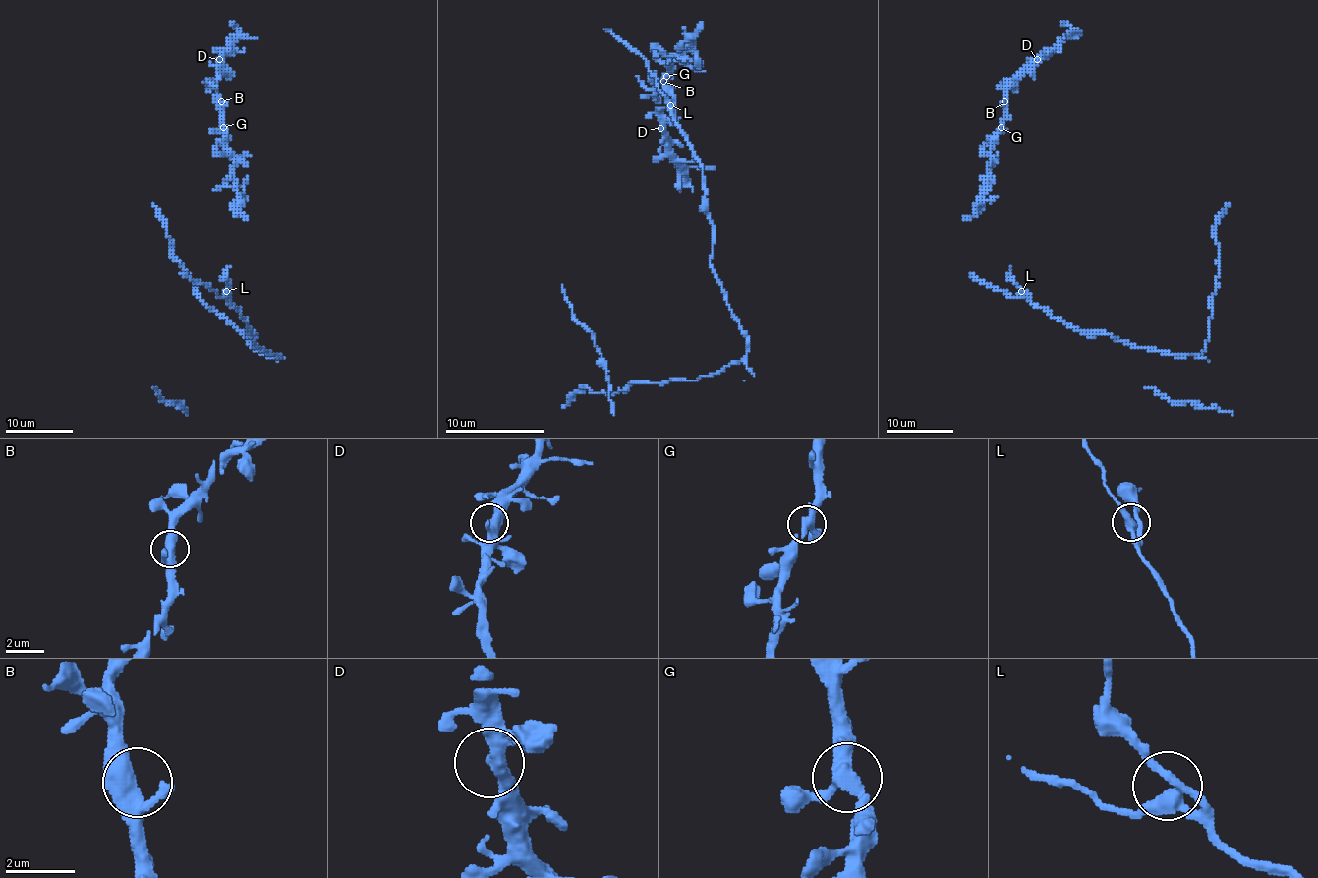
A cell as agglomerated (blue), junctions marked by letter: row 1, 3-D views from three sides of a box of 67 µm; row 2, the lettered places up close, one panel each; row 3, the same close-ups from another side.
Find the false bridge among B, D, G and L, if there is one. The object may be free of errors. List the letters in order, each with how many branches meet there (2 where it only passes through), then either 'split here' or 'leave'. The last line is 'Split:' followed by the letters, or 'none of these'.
B: 3 branches meet; leave
D: 3 branches meet; leave
G: 3 branches meet; leave
L: 3 branches meet; leave
Split: none of these

